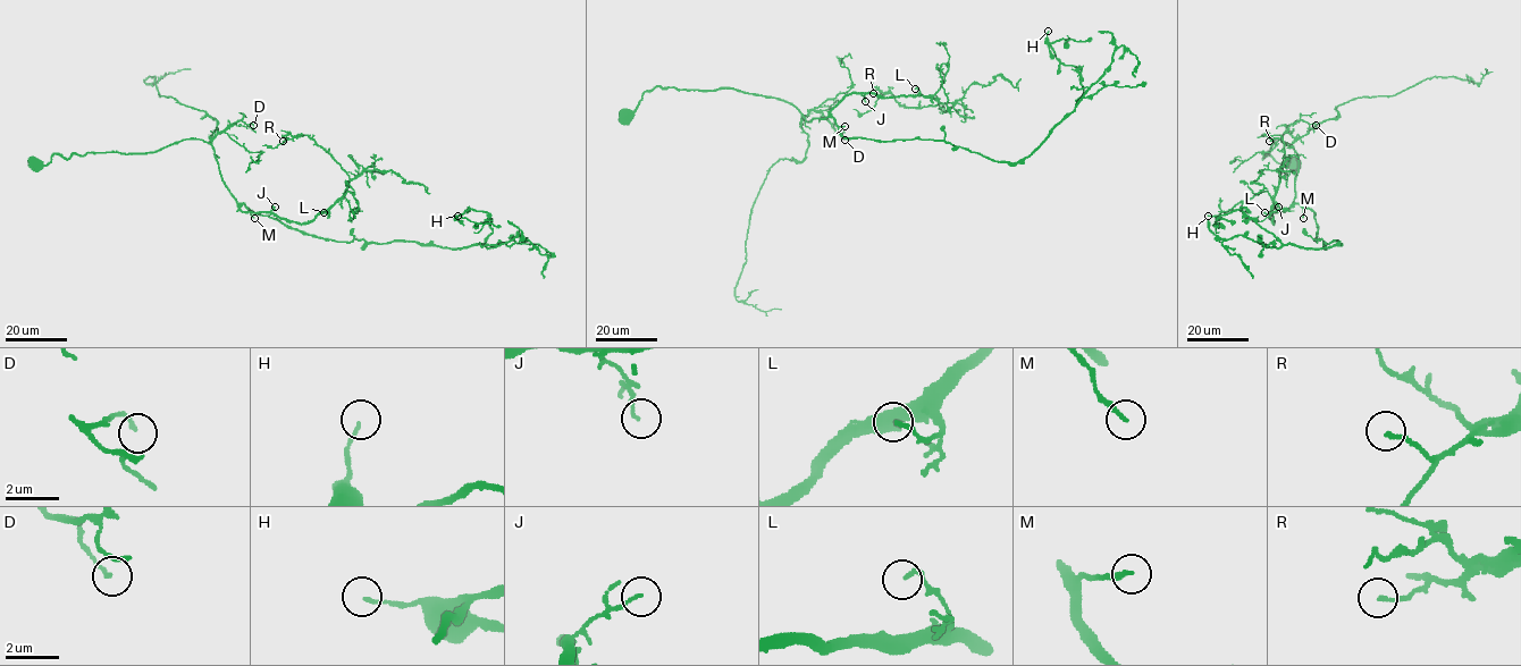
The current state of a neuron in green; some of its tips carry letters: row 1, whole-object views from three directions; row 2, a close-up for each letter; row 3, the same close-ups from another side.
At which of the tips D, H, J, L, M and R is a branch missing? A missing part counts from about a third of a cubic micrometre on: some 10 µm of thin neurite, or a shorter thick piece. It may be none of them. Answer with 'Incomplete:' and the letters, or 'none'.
Incomplete: H

